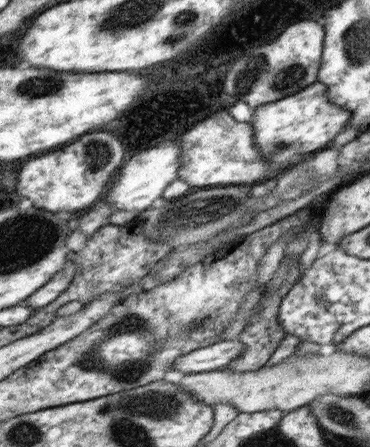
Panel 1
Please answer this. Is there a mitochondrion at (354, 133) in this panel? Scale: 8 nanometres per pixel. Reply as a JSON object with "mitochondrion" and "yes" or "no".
{"mitochondrion":"no"}

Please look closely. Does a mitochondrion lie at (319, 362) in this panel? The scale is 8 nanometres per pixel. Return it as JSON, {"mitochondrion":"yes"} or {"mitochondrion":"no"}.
{"mitochondrion":"yes"}

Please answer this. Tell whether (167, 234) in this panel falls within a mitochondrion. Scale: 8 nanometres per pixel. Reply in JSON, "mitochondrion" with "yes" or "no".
{"mitochondrion":"yes"}

